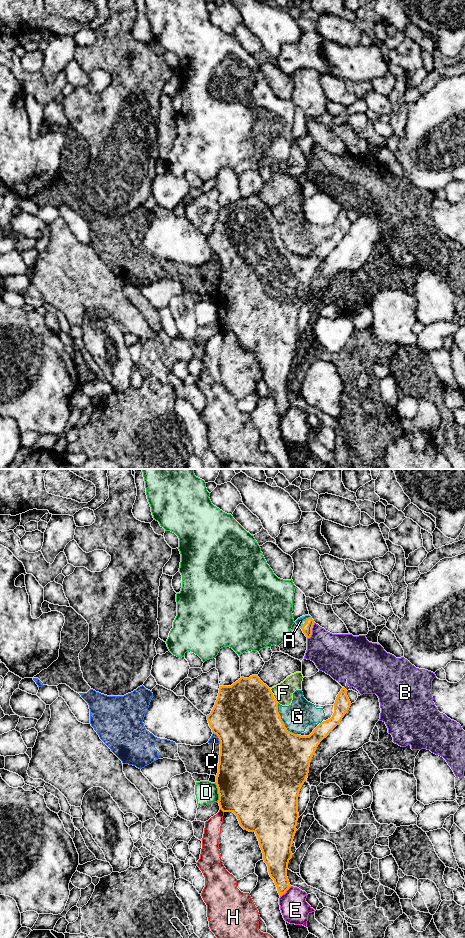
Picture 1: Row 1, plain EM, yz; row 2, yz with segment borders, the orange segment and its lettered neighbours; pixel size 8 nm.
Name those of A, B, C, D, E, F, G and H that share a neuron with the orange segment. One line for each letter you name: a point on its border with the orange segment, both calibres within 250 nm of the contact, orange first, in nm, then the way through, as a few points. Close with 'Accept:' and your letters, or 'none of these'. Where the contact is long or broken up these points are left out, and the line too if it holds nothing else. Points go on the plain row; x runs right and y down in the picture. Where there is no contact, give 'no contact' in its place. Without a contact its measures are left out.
A: meets orange in yz at (306, 142); 80 nm thick on the orange side, 70 nm on the other; runs through yz (307, 147), (306, 142), (300, 141)
Accept: A

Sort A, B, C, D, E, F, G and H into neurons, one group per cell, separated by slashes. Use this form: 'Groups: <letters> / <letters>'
Groups: A / B / C / D / E / F G / H

